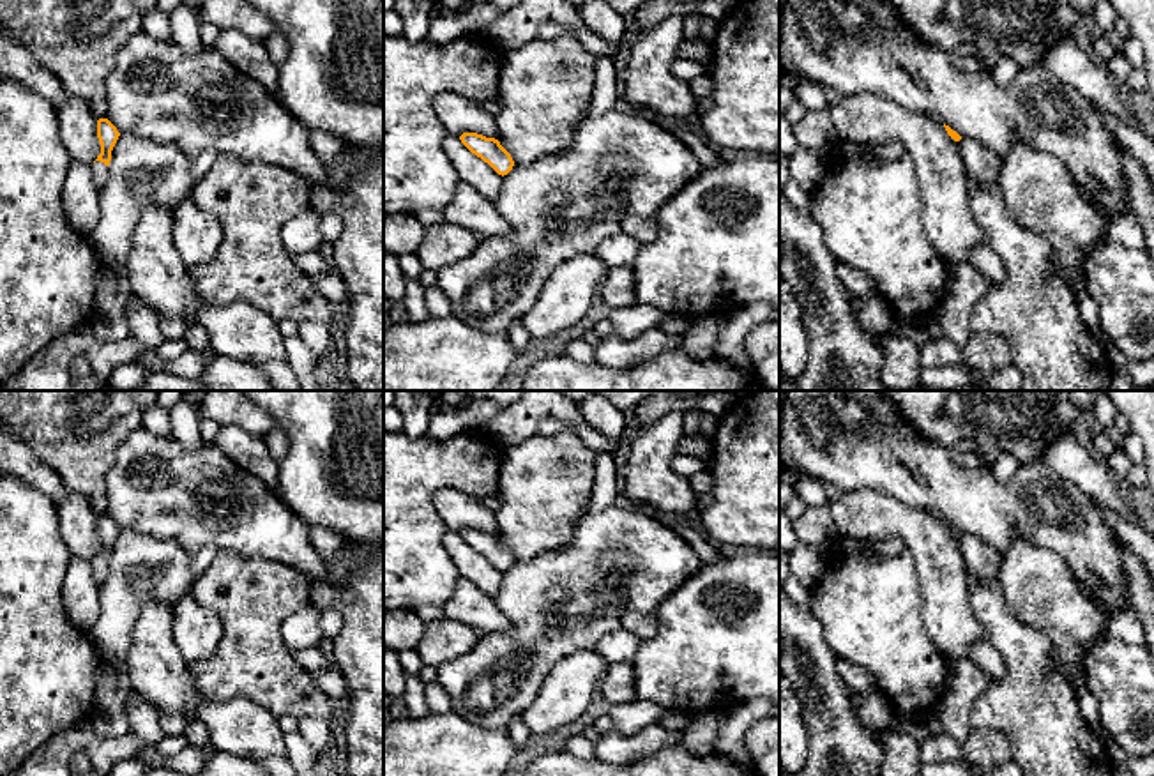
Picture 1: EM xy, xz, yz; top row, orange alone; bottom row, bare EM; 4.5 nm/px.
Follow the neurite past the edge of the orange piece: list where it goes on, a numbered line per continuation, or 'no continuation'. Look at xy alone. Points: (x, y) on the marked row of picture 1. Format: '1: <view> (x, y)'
1: xy (99, 170)

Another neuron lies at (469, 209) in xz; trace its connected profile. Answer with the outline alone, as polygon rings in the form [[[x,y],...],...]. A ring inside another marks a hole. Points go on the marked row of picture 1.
[[[463,180],[458,182],[452,200],[442,214],[445,221],[472,232],[479,239],[509,233],[509,223],[497,212],[493,202]]]

